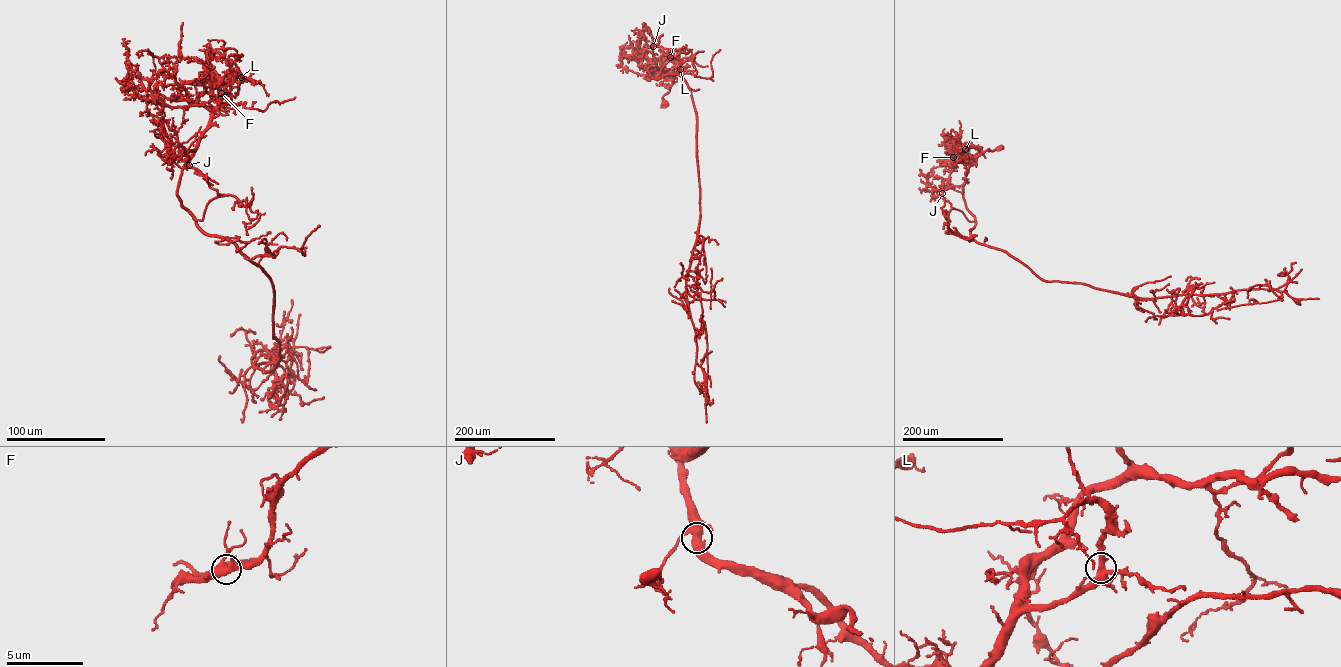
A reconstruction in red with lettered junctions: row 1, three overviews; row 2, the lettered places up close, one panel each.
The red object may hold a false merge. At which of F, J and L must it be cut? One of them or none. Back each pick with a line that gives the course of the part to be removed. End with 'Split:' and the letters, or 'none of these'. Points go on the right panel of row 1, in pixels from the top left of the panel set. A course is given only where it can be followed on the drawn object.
Split: none of these

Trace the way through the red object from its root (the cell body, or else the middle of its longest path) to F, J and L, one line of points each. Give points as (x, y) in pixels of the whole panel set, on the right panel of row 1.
F: (999, 148), (988, 149), (971, 162), (965, 162), (960, 156), (953, 156)
J: (999, 148), (988, 149), (976, 157), (968, 166), (964, 182), (950, 187), (942, 193)
L: (999, 148), (982, 153), (975, 148), (965, 149)

